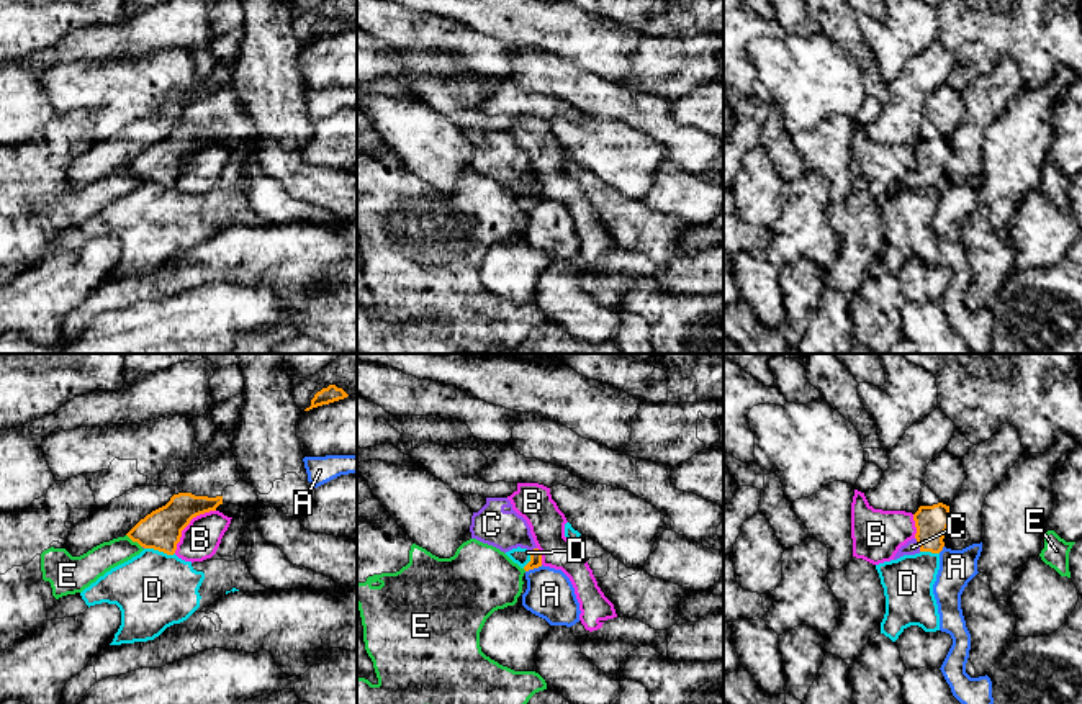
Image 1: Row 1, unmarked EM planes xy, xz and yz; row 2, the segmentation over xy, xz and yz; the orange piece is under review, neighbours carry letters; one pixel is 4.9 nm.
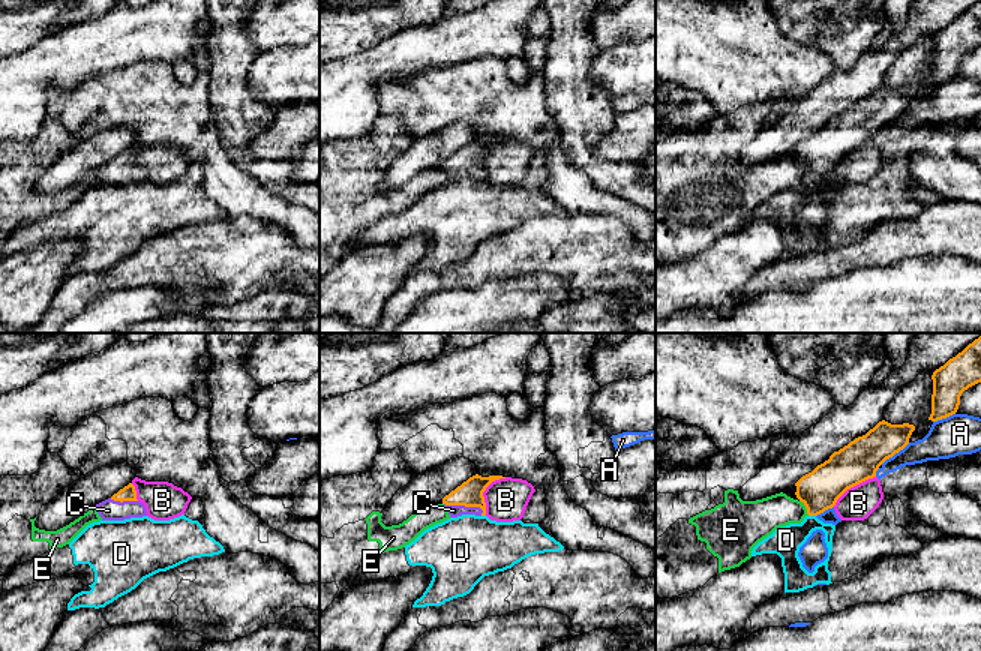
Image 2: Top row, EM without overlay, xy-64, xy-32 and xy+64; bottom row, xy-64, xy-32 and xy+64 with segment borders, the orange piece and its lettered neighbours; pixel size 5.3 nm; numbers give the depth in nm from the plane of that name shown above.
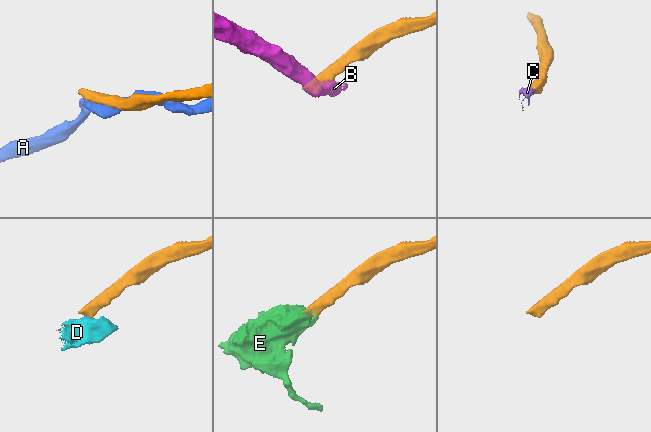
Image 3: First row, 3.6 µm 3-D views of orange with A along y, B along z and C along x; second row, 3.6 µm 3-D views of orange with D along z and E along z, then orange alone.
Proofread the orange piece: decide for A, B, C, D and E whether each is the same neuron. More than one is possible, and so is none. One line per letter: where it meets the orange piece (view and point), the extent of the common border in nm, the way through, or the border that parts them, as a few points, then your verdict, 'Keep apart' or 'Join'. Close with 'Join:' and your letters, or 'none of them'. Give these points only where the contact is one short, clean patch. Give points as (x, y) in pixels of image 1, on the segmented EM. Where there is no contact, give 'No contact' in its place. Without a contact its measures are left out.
A: Touches orange at xz (534, 567). Shared border 90 nm. Keep apart
B: Touches orange at xy (189, 523). Shared border 300 nm. Keep apart
C: Touches orange at yz (919, 542). Shared border 80 nm. Path across: yz (932, 523), (930, 531), (919, 542), (912, 547). Join
D: Touches orange at xy (159, 550). Shared border 160 nm. Boundary: xy (144, 547), (174, 554). Keep apart
E: Touches orange at xy (135, 541). Shared border 100 nm. Boundary: xy (126, 534), (141, 547). Keep apart
Join: C

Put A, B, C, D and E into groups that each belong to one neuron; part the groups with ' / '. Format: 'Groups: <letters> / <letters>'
Groups: A / B / C / D / E

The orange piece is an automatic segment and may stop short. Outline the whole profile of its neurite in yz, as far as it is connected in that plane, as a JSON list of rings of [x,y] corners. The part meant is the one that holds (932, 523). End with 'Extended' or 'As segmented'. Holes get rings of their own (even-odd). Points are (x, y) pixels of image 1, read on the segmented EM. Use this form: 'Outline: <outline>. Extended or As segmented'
Outline: [[[938,503],[933,506],[920,506],[913,514],[917,534],[912,540],[899,548],[894,560],[904,555],[920,552],[940,553],[944,547],[944,535],[951,522],[949,506]]]. Extended

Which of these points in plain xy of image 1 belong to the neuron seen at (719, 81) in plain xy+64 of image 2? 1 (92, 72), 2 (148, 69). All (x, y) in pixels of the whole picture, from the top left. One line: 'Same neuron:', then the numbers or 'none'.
Same neuron: 1, 2

